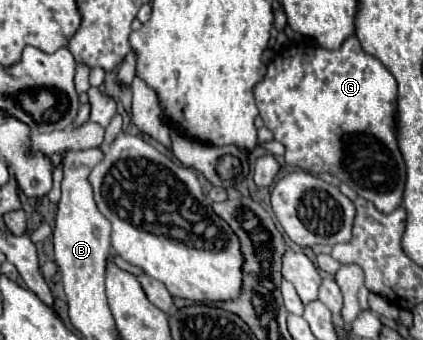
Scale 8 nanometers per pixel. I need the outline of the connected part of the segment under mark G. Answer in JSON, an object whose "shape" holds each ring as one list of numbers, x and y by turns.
{"shape":[[354,35,332,51,324,47,288,47,268,65,264,79,254,85,254,99,264,127,268,127,274,133,274,139,286,147,284,161,316,175,332,173,360,197,372,201,382,213,390,213,402,203,406,181,406,167,394,135,396,93,398,87,392,73,388,73,376,57,368,55]]}

